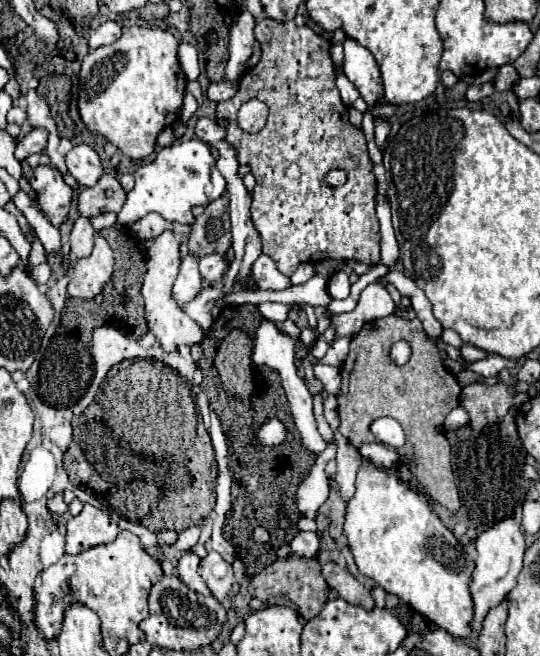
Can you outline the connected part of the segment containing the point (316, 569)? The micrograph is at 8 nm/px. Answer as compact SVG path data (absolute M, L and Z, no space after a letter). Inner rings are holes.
M290 555L286 559L276 559L262 573L258 573L250 581L250 595L258 597L266 605L296 607L304 619L312 619L324 609L324 603L328 601L330 589L326 585L326 579L322 575L322 565L318 559L304 559L298 555Z

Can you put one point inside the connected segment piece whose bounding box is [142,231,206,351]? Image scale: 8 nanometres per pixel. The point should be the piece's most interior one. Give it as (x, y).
(173, 328)

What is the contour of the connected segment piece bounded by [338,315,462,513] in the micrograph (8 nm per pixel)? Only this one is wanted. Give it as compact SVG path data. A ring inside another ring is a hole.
M392 315L378 319L378 325L380 327L376 331L362 329L352 337L350 353L340 371L342 387L338 391L338 431L356 447L360 447L362 443L376 443L376 437L370 431L374 419L396 419L406 433L406 445L396 449L402 455L402 463L410 467L410 471L436 503L456 513L460 509L460 497L452 475L450 443L446 441L444 433L436 433L434 427L444 423L446 415L458 407L458 395L462 387L458 385L456 377L442 365L440 351L422 335L422 325L418 319L406 321ZM398 339L406 339L412 345L412 357L404 367L396 367L388 359L388 347ZM350 357L356 357L352 369Z

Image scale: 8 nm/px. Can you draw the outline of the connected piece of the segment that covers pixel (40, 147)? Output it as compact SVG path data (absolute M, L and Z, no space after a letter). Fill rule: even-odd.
M32 129L28 135L24 135L18 141L18 147L14 151L14 157L18 161L24 161L32 153L42 153L44 151L44 145L46 145L46 139L48 139L46 129Z

